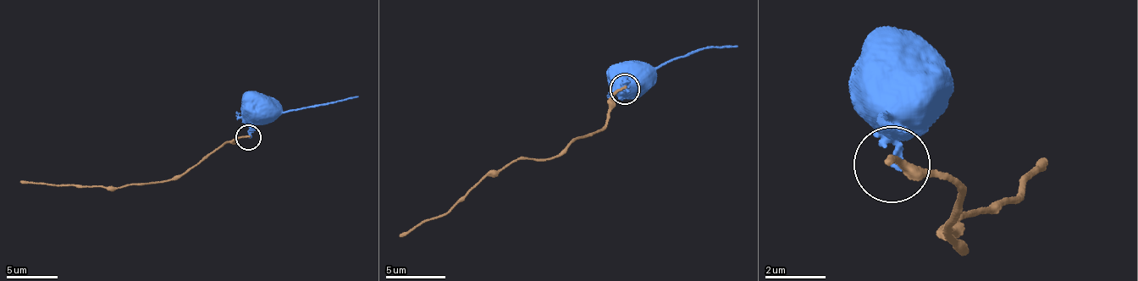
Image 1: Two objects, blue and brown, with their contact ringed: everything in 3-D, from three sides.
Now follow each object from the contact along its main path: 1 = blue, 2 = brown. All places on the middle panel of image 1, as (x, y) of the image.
1: (624, 90), (629, 82), (651, 79), (668, 60), (704, 46), (739, 46)
2: (624, 90), (602, 128), (570, 140), (553, 159), (513, 159), (487, 170), (448, 212), (400, 237)

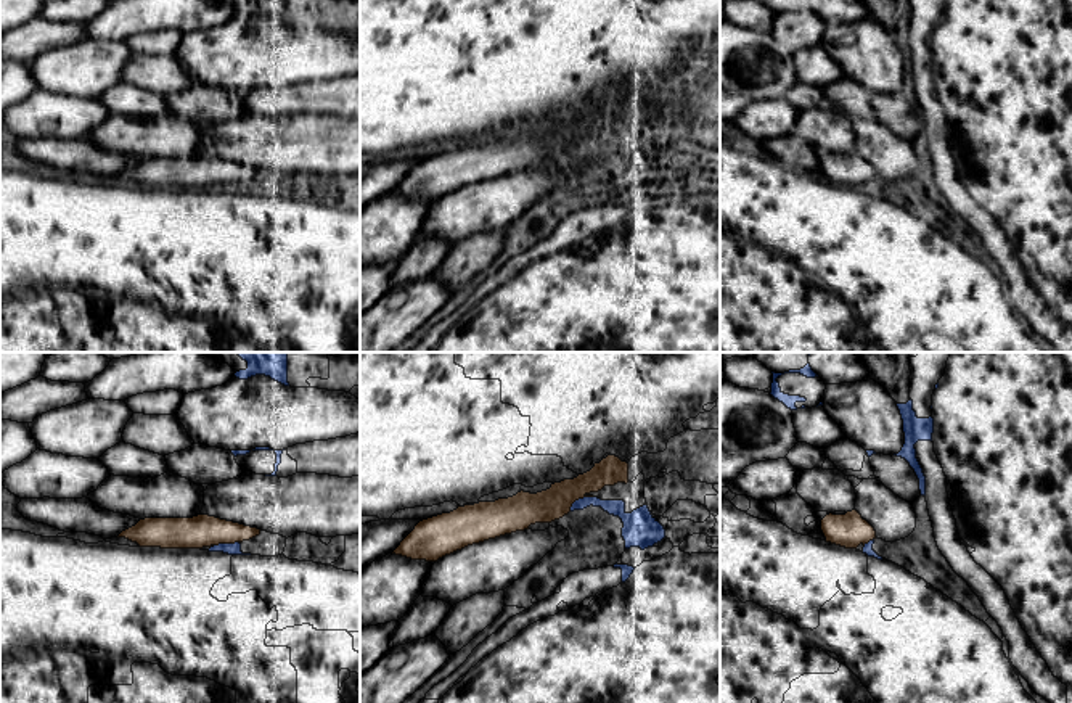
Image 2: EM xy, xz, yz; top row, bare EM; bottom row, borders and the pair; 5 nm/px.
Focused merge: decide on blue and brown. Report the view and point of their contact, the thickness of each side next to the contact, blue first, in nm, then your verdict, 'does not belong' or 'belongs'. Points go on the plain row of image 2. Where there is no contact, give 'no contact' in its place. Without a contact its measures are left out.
contact xz (579, 139); calibres 80 and 160 nm; does not belong

